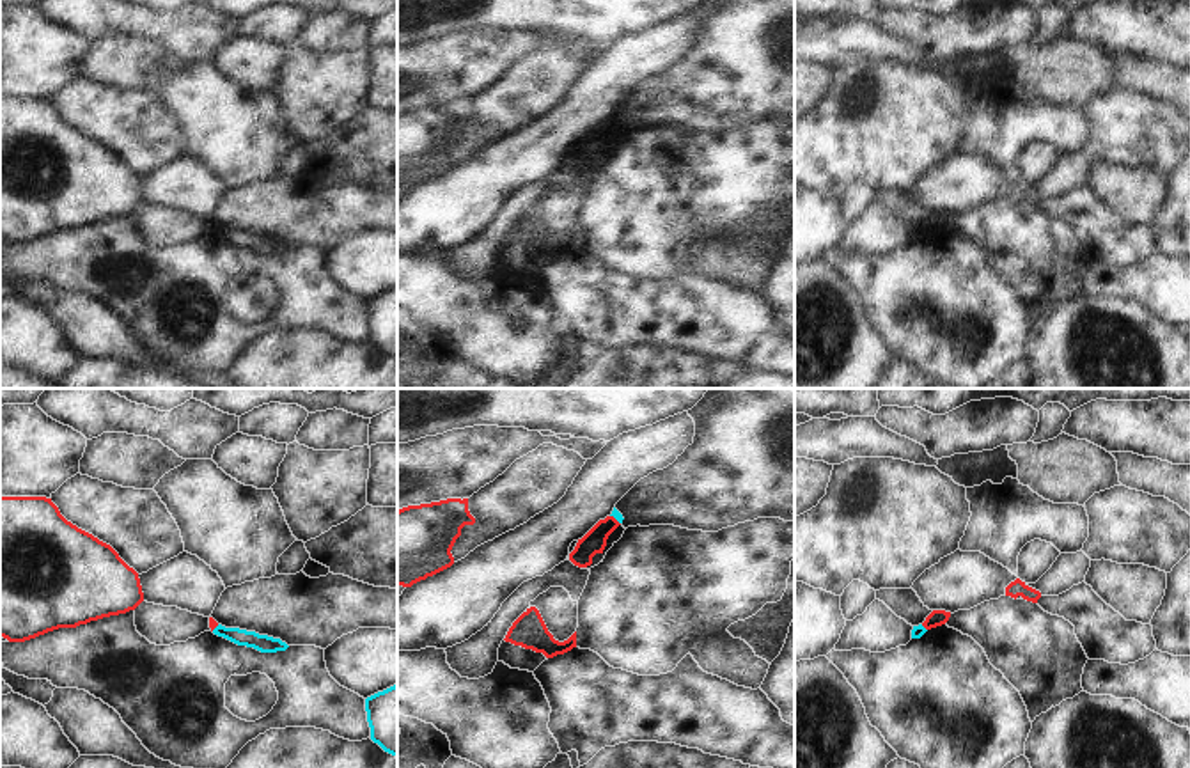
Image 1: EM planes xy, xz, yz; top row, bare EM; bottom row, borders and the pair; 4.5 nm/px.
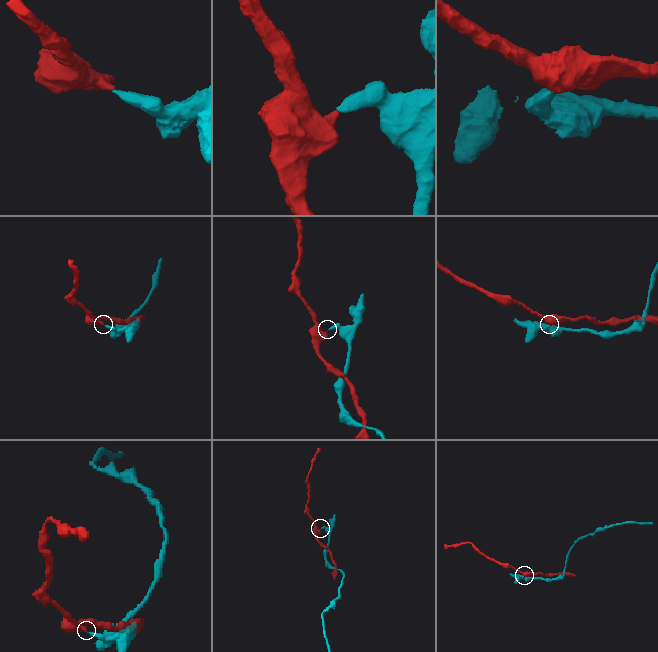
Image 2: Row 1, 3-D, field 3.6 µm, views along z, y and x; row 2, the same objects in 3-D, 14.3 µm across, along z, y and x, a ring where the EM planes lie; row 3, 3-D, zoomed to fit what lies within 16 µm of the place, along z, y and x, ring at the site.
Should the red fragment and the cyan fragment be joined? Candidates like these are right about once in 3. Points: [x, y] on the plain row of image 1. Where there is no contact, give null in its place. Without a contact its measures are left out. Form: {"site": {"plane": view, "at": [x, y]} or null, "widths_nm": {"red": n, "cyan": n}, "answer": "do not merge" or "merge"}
{"site": {"plane": "xz", "at": [616, 123]}, "widths_nm": {"red": 110, "cyan": 40}, "answer": "do not merge"}

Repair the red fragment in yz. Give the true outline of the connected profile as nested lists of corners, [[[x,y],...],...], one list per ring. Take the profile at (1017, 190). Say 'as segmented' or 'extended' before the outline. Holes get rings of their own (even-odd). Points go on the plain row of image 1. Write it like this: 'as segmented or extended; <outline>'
as segmented; [[[1016,181],[1014,184],[1011,184],[1007,190],[1006,190],[1006,199],[1011,199],[1011,200],[1018,200],[1022,199],[1023,202],[1027,204],[1032,204],[1032,206],[1037,206],[1037,202],[1041,200],[1041,195],[1029,190],[1025,184],[1022,184],[1020,181]]]

